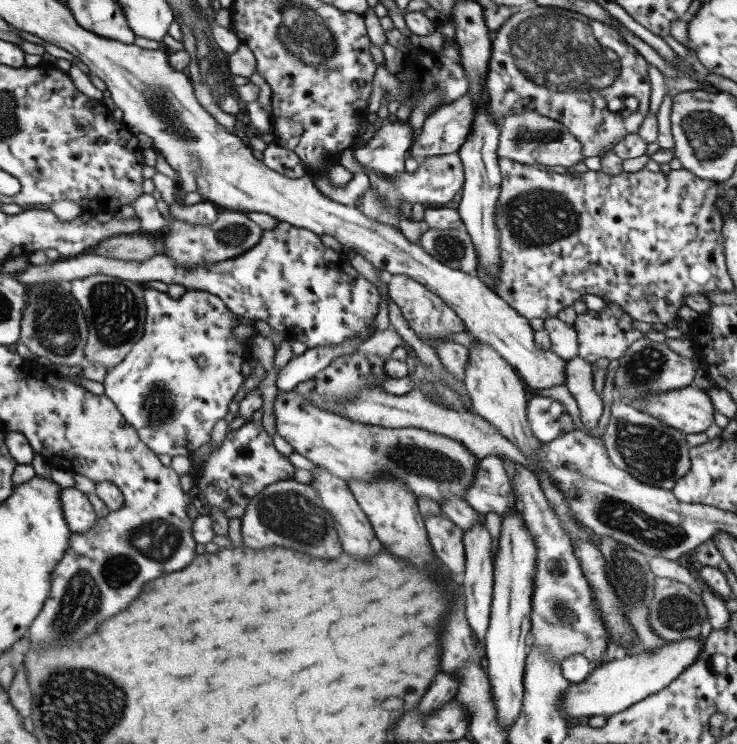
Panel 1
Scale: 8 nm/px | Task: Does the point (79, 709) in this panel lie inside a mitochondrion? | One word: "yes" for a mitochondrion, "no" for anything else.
yes

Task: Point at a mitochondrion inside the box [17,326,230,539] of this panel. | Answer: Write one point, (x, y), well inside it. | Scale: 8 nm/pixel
(159, 408)

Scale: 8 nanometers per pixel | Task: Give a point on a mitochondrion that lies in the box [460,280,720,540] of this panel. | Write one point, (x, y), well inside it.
(652, 453)

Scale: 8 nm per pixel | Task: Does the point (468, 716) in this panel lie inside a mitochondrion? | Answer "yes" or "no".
no

